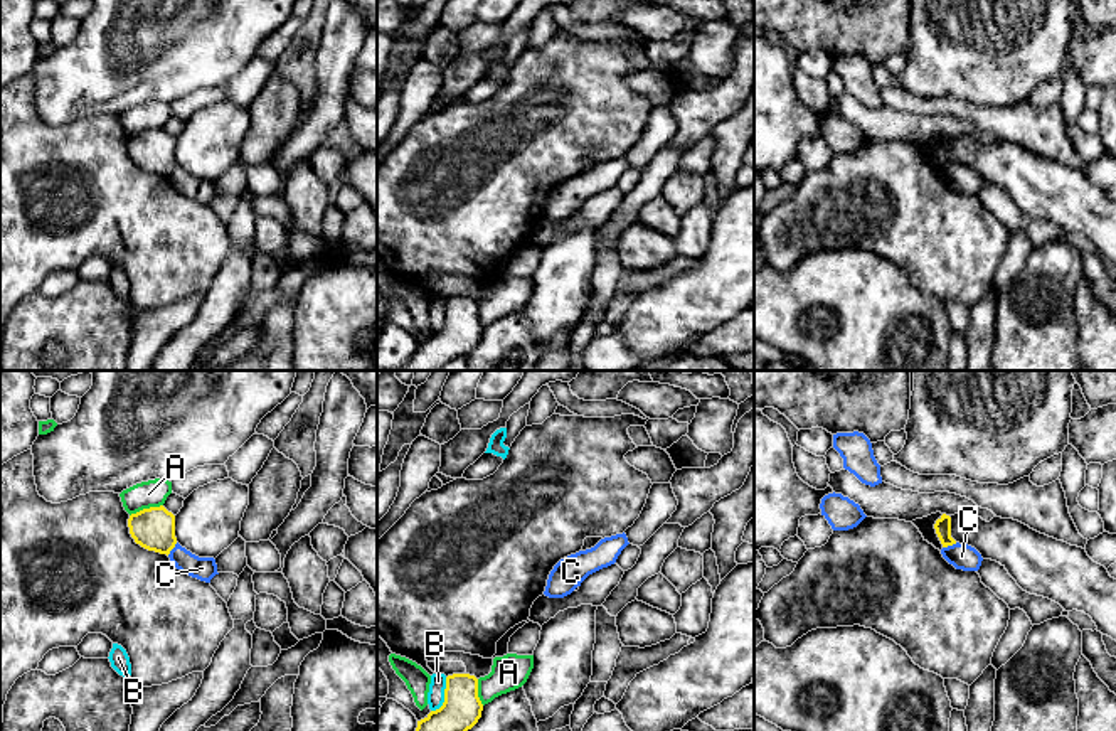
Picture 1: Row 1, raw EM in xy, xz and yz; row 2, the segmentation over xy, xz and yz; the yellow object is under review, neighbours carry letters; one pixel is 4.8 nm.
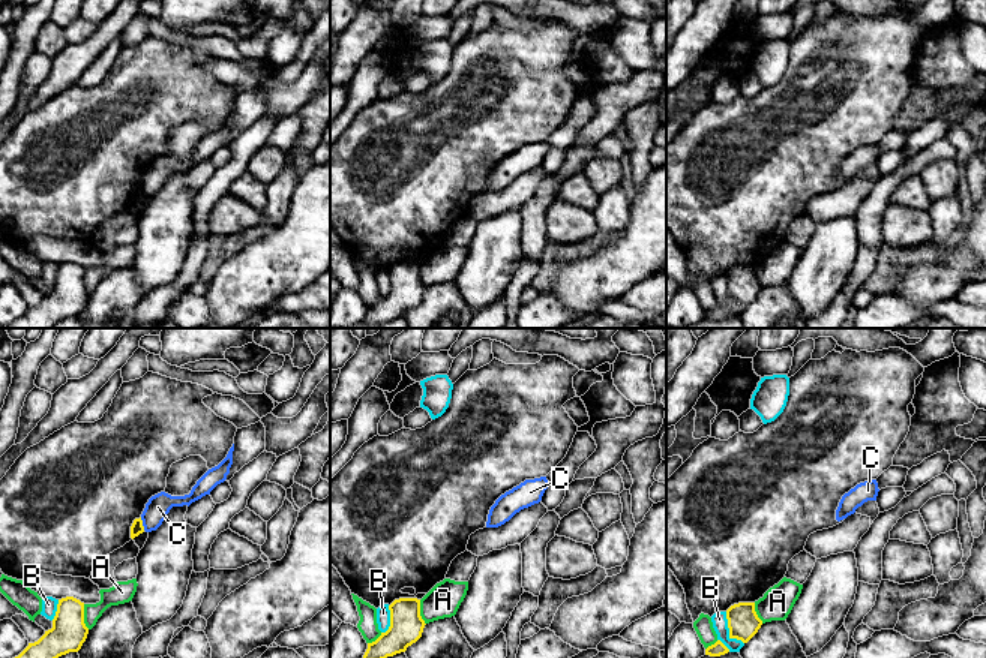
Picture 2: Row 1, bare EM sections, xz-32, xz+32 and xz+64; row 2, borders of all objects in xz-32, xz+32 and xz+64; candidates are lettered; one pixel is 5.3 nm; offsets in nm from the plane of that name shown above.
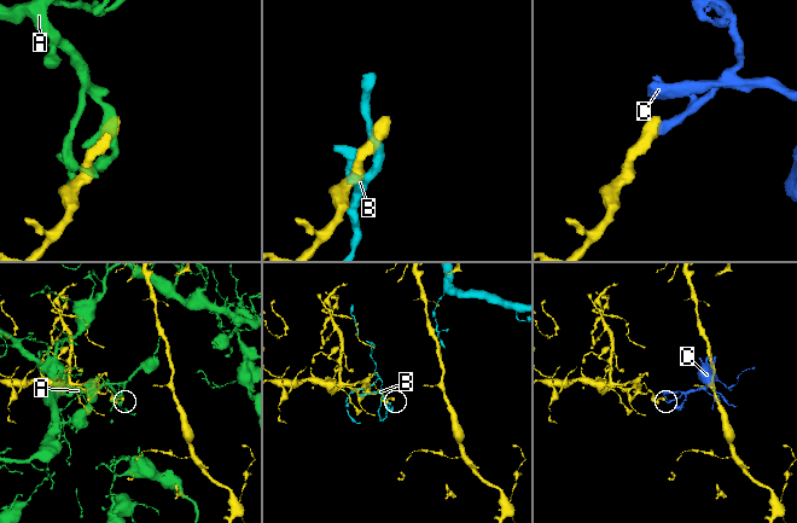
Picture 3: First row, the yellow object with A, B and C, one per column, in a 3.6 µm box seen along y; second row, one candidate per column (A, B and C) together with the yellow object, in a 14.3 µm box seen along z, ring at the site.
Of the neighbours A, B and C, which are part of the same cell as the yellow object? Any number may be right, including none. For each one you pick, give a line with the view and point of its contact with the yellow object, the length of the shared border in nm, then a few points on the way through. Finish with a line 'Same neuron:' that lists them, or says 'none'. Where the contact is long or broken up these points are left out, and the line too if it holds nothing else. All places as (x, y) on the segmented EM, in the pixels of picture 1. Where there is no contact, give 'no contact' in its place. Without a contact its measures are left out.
Same neuron: none

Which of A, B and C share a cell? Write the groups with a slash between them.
A C / B

